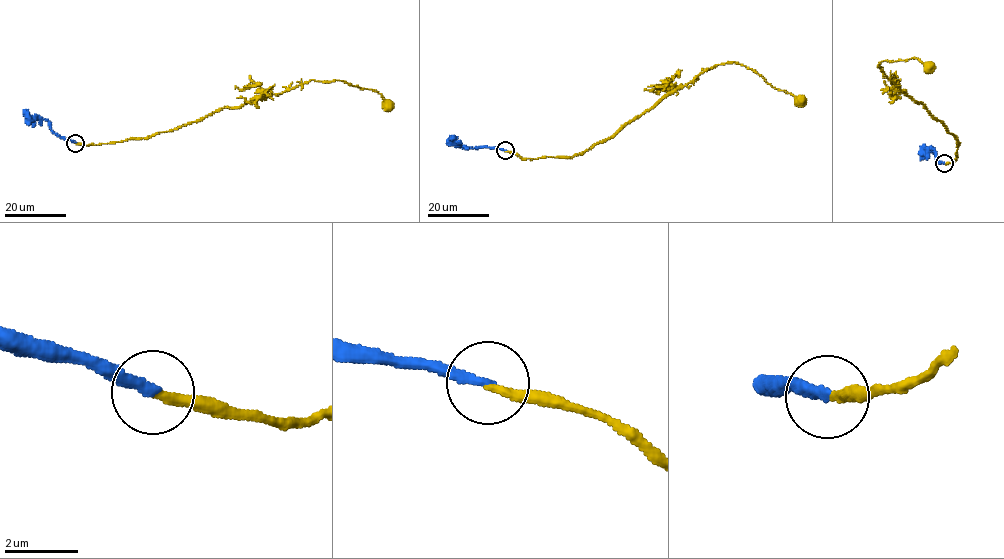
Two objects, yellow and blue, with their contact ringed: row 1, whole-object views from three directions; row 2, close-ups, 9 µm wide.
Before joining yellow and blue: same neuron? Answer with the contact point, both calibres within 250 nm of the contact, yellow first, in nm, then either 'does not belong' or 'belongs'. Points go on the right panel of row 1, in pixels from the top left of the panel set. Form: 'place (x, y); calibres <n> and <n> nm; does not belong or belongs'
place (944, 163); calibres 240 and 280 nm; belongs

